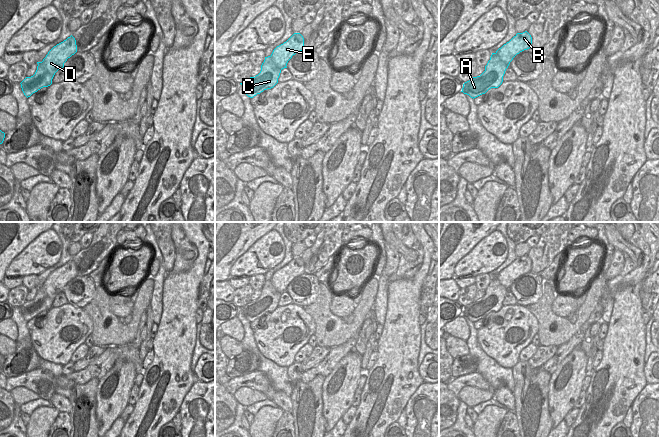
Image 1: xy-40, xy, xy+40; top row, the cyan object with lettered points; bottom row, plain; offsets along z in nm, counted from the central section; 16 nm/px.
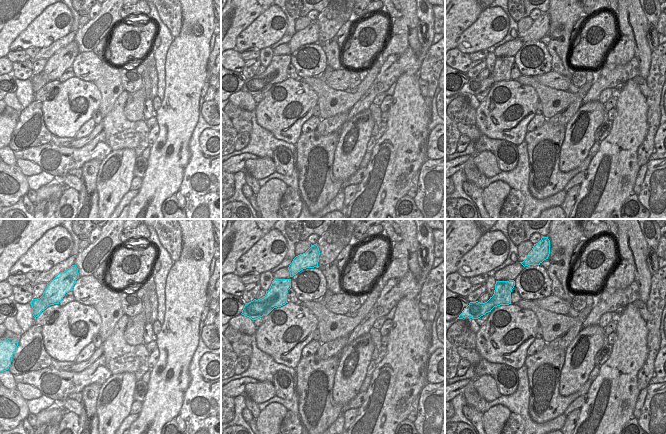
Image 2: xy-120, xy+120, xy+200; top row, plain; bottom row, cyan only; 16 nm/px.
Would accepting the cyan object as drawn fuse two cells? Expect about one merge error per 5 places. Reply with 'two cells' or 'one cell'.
one cell

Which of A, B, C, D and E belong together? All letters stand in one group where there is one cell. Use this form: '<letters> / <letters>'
A B C D E

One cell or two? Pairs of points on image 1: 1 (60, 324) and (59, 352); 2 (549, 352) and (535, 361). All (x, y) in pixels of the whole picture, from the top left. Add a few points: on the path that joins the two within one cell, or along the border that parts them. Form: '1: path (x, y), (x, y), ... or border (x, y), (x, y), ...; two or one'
1: path (59, 331), (59, 345); one
2: path (546, 352), (538, 359); one

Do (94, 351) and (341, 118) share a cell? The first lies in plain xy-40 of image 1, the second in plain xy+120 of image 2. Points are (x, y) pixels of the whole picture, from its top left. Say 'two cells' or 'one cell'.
one cell

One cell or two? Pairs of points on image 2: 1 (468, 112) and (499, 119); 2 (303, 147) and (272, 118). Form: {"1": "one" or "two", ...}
{"1": "two", "2": "two"}

